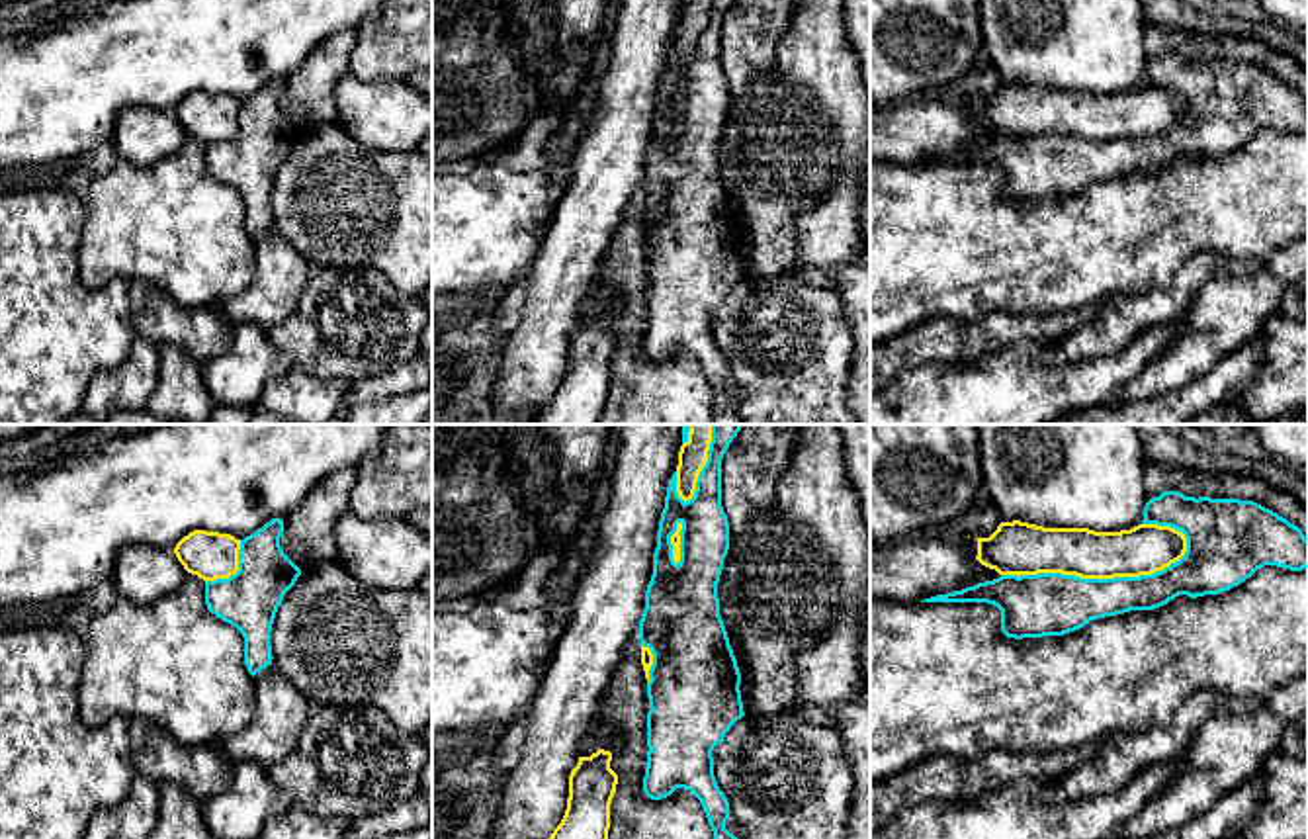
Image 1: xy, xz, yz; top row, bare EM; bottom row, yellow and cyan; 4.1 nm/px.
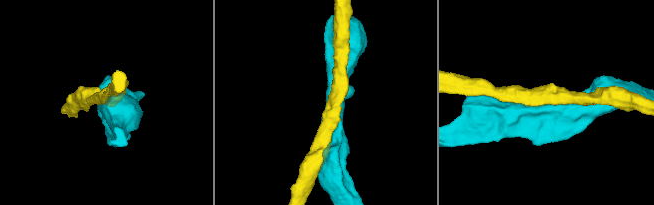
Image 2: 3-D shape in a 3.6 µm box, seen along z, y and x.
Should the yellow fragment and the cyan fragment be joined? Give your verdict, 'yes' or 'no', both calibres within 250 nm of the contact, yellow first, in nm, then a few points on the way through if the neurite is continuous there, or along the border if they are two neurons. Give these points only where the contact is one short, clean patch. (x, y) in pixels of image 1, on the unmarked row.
no; 200 nm thick on the yellow side, 260 nm on the other

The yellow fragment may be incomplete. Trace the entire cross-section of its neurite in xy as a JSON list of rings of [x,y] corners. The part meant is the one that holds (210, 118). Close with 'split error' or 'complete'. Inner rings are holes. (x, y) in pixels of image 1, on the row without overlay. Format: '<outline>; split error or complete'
[[[194,92],[184,98],[174,115],[184,131],[199,141],[229,141],[239,133],[240,102],[231,96]]]; complete

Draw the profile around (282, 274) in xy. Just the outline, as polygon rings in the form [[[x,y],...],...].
[[[274,227],[256,235],[254,246],[254,278],[217,307],[233,325],[254,323],[270,331],[295,313],[315,268]]]

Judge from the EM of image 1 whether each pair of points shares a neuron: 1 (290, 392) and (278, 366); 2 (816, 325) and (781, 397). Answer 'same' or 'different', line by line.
1: different
2: same

